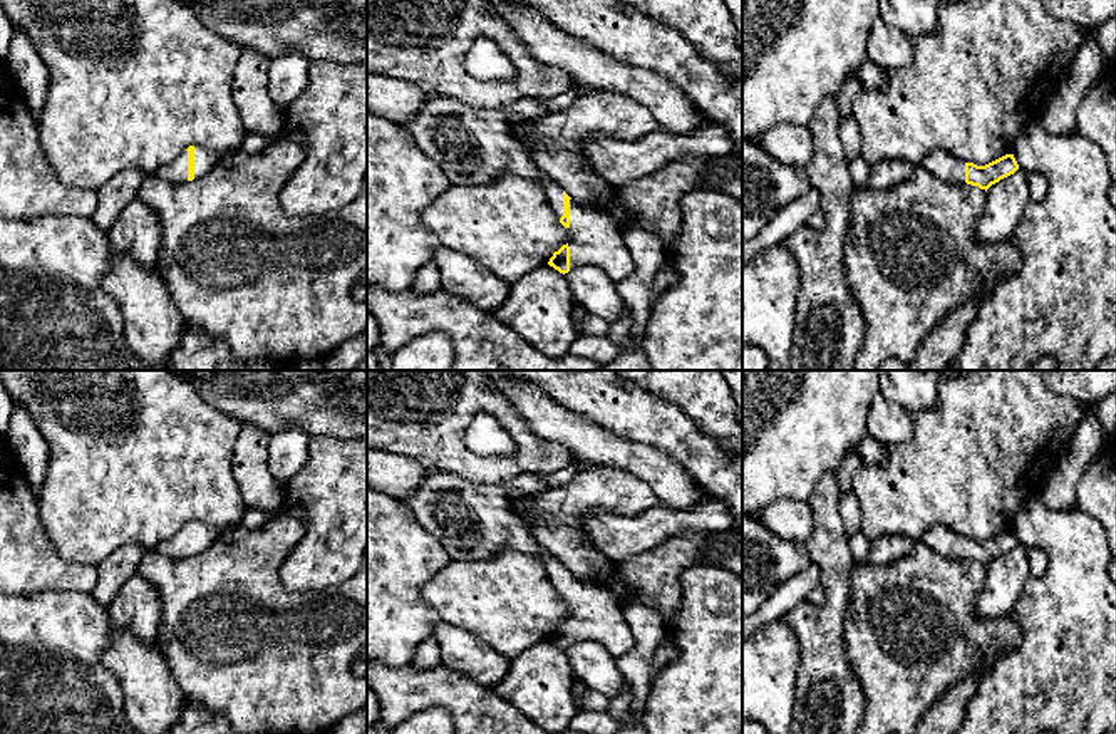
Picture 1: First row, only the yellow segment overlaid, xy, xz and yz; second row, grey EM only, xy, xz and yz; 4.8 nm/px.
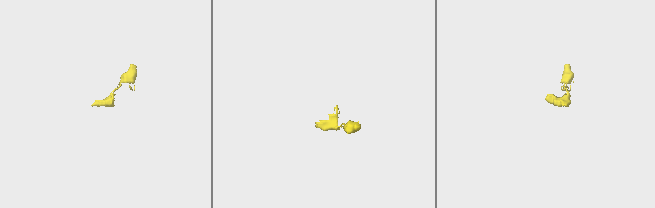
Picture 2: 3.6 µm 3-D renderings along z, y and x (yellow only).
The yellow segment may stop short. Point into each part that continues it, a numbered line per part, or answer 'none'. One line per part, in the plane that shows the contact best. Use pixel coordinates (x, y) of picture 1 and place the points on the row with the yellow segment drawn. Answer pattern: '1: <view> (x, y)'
1: xy (205, 161)

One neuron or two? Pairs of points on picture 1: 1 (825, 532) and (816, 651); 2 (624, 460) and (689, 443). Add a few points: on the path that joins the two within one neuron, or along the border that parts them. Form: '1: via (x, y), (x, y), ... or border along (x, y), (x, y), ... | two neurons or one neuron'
1: via (833, 562), (833, 609), (826, 620) | one neuron
2: border along (625, 438), (671, 453), (691, 476) | two neurons

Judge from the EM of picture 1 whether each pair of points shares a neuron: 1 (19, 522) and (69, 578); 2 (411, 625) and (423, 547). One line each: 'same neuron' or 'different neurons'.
1: same neuron
2: same neuron

